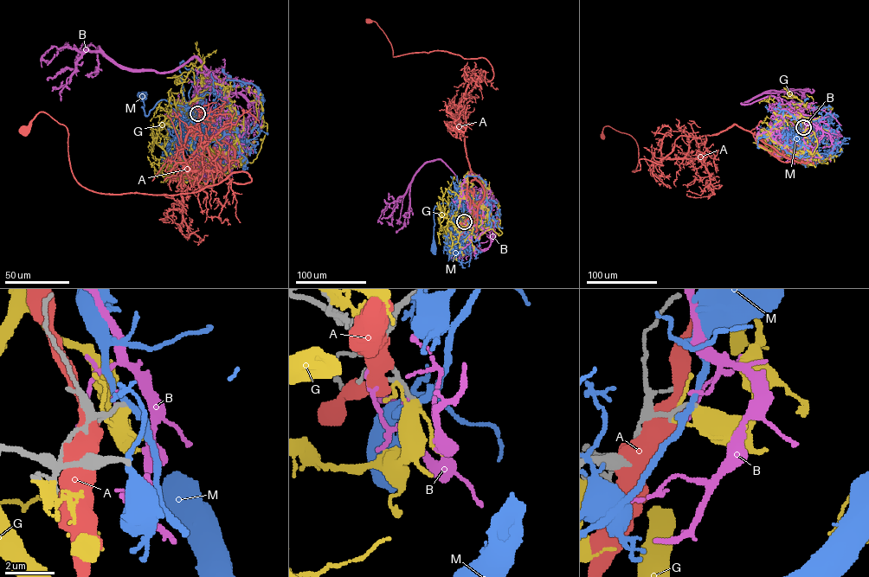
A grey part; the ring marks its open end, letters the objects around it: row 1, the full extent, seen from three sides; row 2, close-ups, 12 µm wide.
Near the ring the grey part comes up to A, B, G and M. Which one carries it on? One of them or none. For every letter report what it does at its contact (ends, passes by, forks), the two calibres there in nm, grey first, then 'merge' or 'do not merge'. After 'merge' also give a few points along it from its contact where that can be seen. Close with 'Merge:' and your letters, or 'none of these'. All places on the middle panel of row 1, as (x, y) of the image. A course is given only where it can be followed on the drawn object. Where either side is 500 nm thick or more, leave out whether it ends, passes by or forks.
A: 160 nm thick on the grey side, 600 nm on the other; do not merge
B: it ends there; 200 nm thick on the grey side, 150 nm on the other; do not merge
G: it passes by; 190 nm thick on the grey side, 400 nm on the other; do not merge
M: it passes by; 190 nm thick on the grey side, 240 nm on the other; do not merge
Merge: none of these

